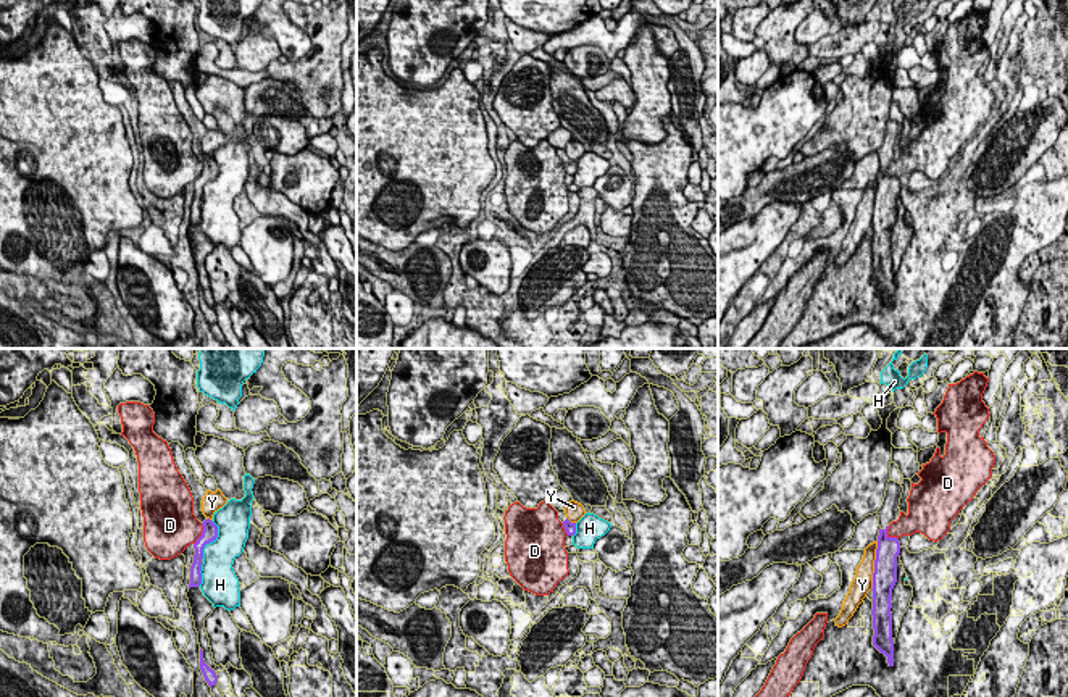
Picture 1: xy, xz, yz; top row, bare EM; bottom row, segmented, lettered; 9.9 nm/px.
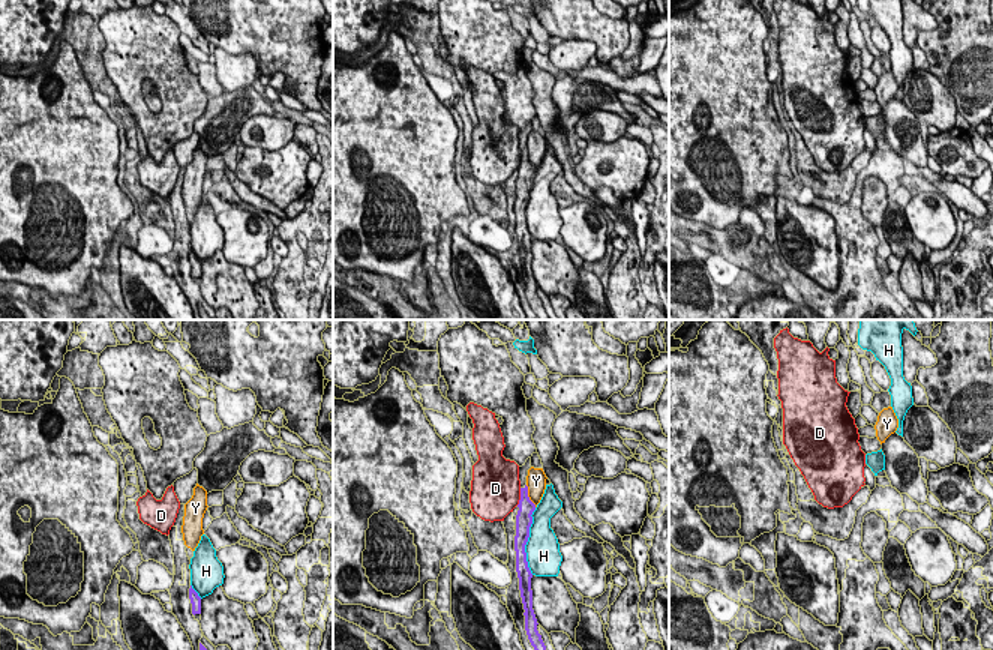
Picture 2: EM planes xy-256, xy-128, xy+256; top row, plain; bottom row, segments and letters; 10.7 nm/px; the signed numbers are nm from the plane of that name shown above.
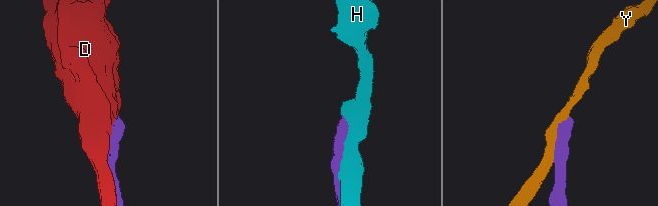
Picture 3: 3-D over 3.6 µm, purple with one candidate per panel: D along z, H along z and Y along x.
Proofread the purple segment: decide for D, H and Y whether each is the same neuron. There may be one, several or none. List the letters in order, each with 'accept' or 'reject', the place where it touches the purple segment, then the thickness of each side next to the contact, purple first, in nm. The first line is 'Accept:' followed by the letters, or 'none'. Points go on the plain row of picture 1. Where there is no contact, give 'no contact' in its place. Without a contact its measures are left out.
Accept: none
D: reject; contact xy (202, 173); calibres 160 and 400 nm
H: reject; contact xy (212, 179); calibres 160 and 320 nm
Y: reject; contact yz (875, 204); calibres 240 and 200 nm

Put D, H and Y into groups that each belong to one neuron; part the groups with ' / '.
D / H / Y

